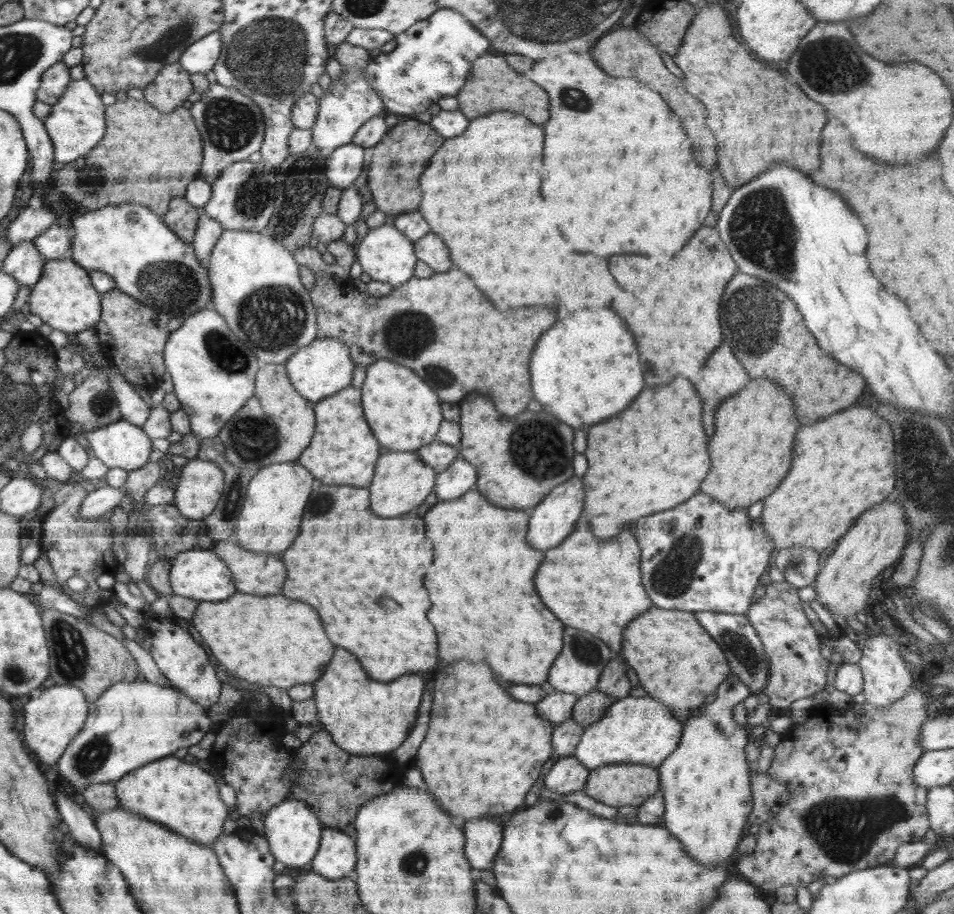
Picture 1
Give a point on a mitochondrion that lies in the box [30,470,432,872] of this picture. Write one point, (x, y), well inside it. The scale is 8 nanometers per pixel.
(72, 655)

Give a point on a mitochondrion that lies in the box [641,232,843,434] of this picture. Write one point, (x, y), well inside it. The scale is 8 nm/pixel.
(763, 323)

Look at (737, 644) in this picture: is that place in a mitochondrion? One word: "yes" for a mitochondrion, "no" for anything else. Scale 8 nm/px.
yes

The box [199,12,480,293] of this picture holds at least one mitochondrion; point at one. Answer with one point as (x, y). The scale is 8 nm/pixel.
(268, 55)

